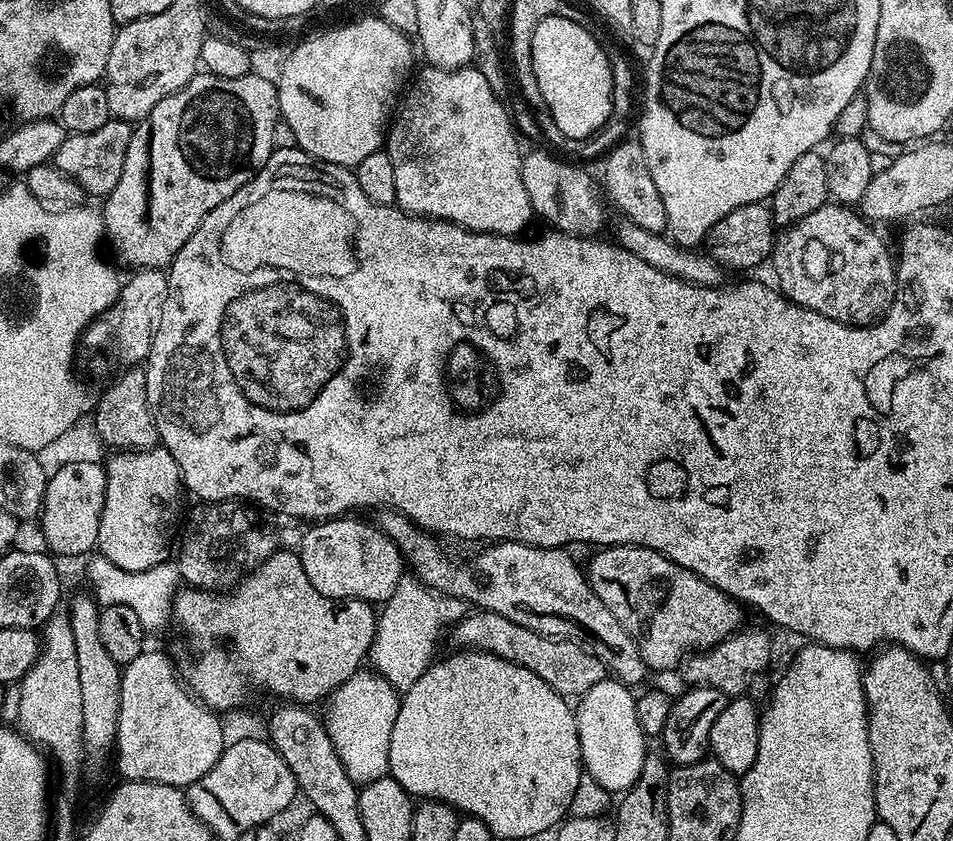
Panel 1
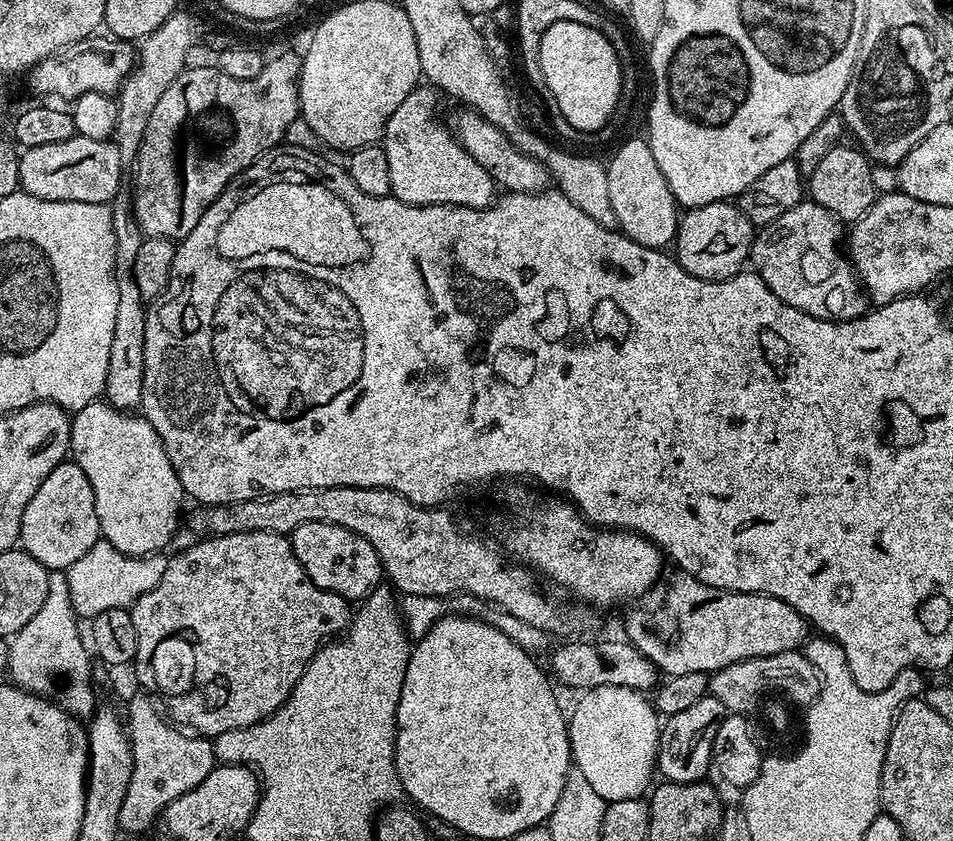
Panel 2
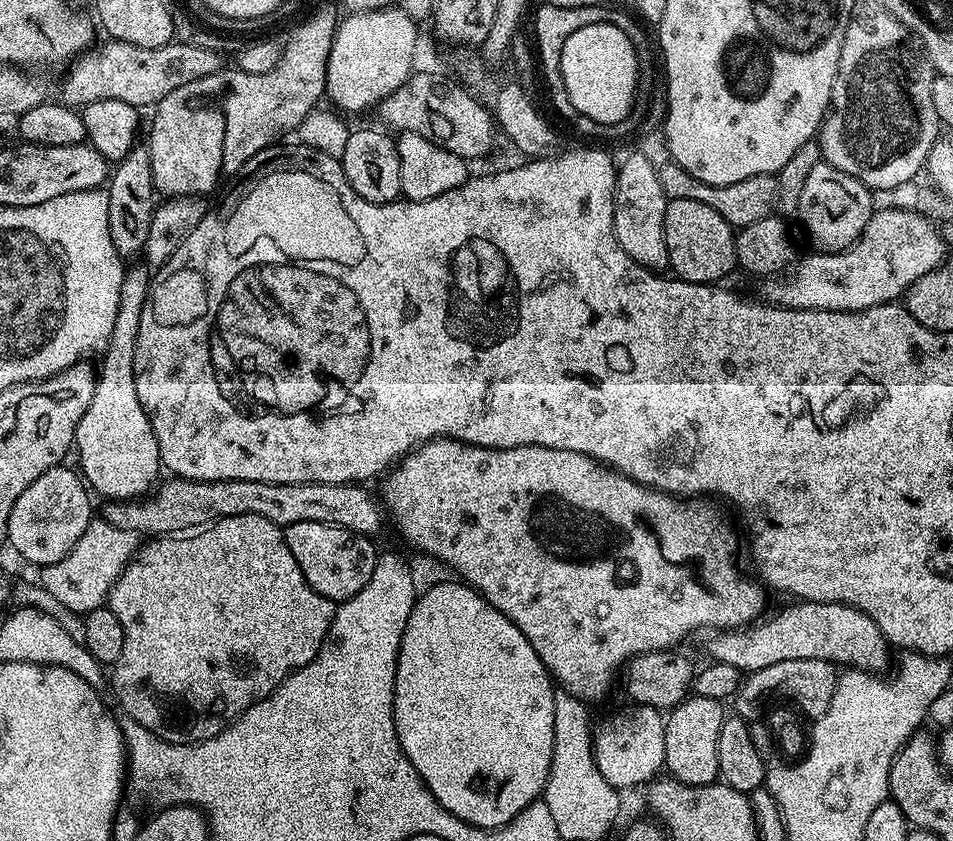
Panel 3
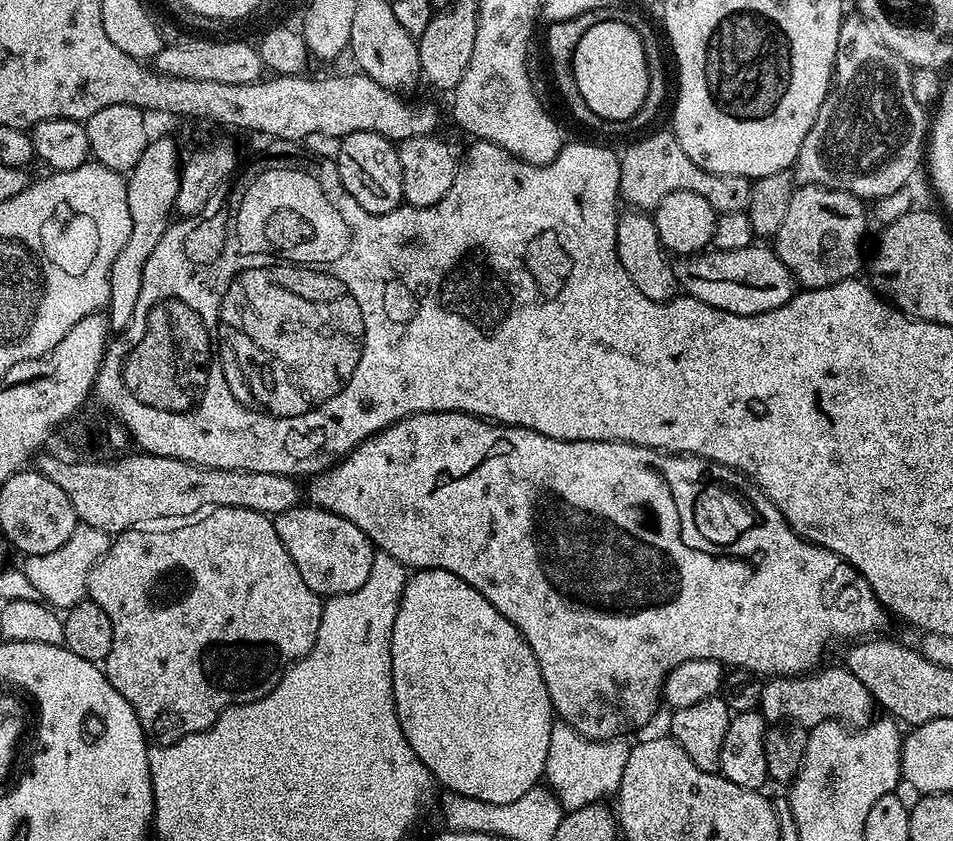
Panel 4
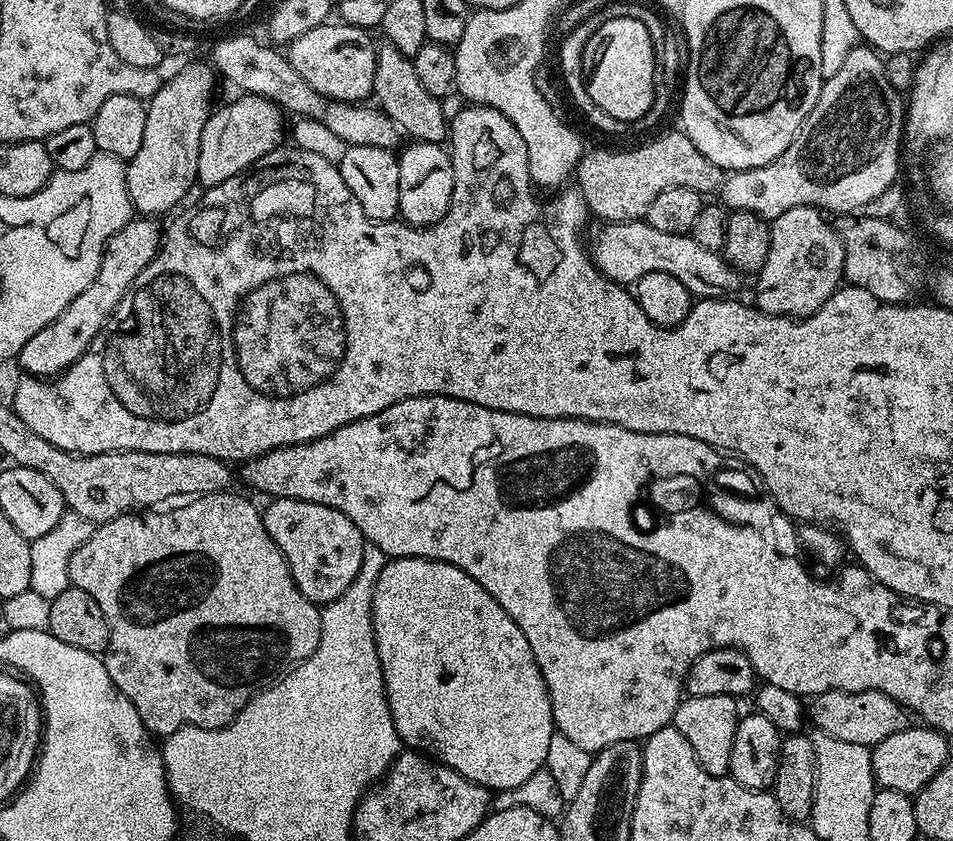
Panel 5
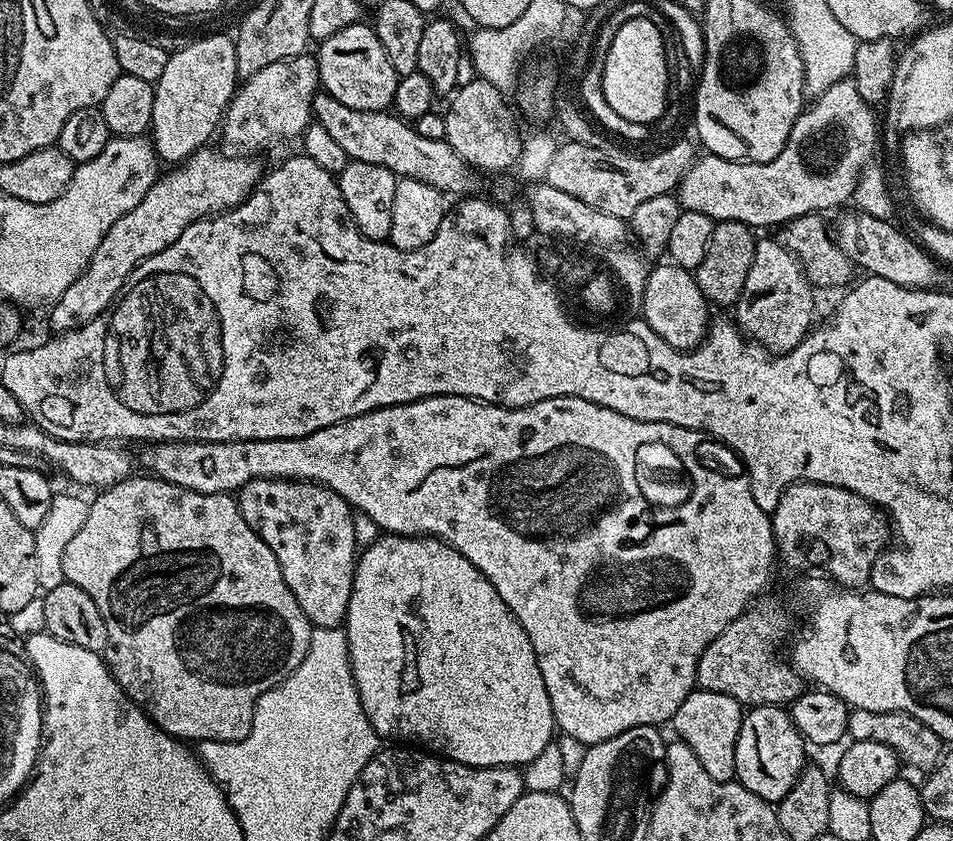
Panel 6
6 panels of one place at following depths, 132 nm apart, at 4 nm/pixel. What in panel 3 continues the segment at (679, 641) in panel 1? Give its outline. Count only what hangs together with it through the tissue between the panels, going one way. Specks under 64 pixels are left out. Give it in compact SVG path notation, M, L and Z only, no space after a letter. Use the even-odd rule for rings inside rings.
M813 600L792 602L789 608L780 608L776 613L743 627L731 630L720 630L708 640L709 657L718 662L730 662L742 674L766 670L766 666L774 666L774 662L794 662L795 660L826 660L833 666L845 669L856 668L859 672L883 673L888 664L888 639L878 630L874 618L867 616L861 608L853 608L851 604L819 604Z

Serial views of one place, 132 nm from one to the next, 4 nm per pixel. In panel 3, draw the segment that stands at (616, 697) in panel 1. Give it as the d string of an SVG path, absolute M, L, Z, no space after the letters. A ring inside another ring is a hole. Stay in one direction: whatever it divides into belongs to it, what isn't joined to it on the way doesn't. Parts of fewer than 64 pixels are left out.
M632 706L629 712L608 716L595 725L592 733L592 749L596 755L602 778L618 790L647 785L664 768L666 754L665 717L659 708ZM656 772L656 773L655 773Z

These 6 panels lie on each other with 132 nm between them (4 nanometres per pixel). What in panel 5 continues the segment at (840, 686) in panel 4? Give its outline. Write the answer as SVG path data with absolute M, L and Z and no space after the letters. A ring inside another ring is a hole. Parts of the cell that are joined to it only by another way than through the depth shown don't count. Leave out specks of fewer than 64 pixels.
M834 690L811 697L810 724L817 732L830 734L830 738L842 738L842 742L858 742L875 746L882 738L898 734L898 730L909 727L909 713L894 698L881 692L843 692Z

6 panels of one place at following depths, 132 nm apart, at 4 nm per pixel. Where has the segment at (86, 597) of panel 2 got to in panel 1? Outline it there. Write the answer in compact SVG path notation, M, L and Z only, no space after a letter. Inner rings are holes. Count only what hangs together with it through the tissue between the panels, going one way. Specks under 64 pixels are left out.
M96 554L87 561L88 580L92 583L91 591L94 599L101 606L130 606L134 614L142 622L145 633L160 632L173 619L172 601L176 599L181 587L180 566L175 559L169 558L158 566L150 566L150 570L122 570L122 566L114 566L105 556Z

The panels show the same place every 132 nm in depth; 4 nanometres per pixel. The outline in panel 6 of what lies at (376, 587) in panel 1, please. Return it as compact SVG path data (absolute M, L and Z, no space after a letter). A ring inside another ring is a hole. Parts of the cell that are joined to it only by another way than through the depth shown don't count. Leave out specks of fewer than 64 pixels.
M251 480L238 493L242 518L250 522L252 529L274 550L278 566L282 566L282 578L290 586L290 594L298 598L302 614L313 628L339 628L347 621L350 606L350 590L356 573L358 545L354 538L354 510L334 490L324 484L312 484L309 480Z

